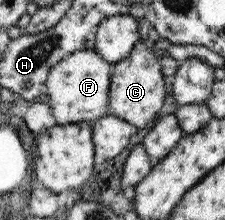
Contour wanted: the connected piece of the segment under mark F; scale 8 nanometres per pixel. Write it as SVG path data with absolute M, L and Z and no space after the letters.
M95 49L66 54L55 64L46 78L48 104L57 124L89 122L109 114L109 90L113 64L104 60Z

